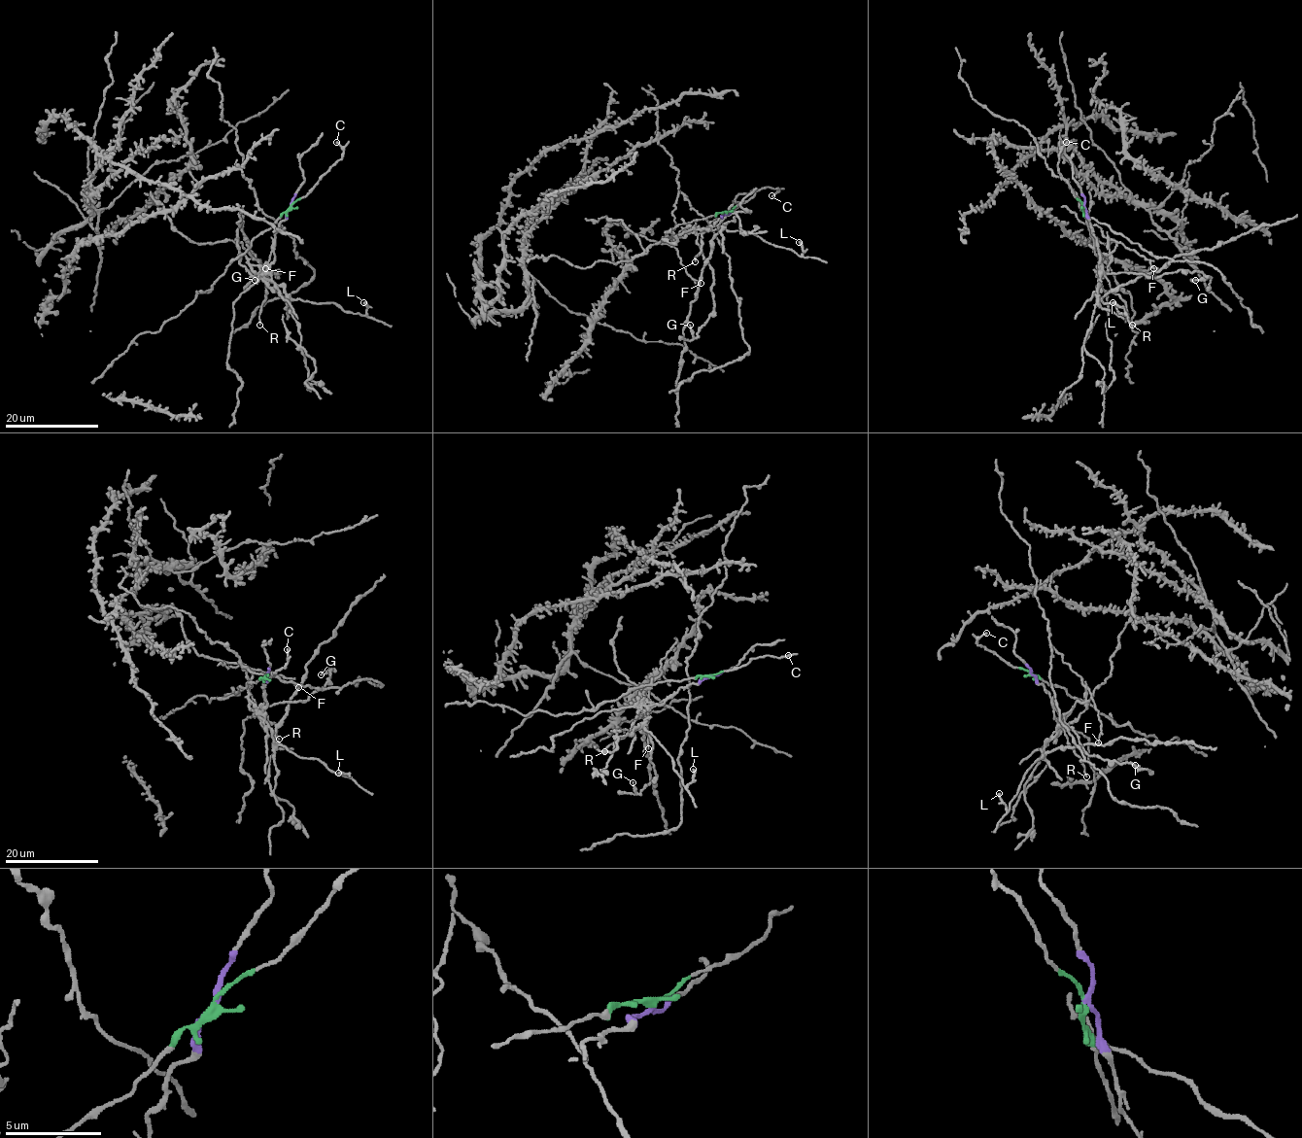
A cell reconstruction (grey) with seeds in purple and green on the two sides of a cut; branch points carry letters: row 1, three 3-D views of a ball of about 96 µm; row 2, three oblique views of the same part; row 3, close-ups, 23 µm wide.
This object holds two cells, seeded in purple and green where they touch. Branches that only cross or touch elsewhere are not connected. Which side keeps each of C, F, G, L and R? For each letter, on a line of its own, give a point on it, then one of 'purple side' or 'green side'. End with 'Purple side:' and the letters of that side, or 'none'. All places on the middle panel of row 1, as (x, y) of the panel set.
C: at (771, 195); green side
F: at (701, 283); purple side
G: at (690, 325); purple side
L: at (799, 242); purple side
R: at (695, 261); purple side
Purple side: F, G, L, R

